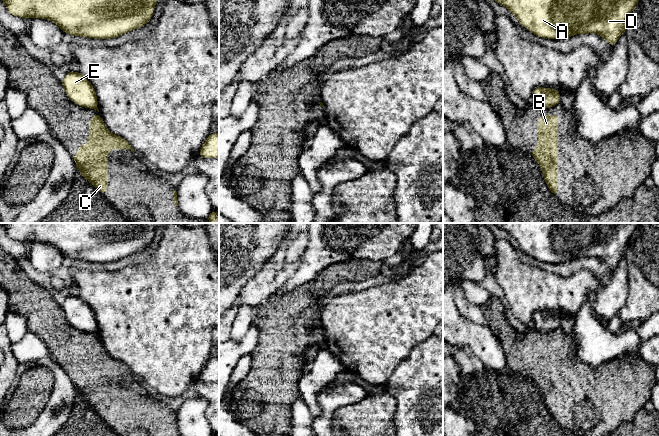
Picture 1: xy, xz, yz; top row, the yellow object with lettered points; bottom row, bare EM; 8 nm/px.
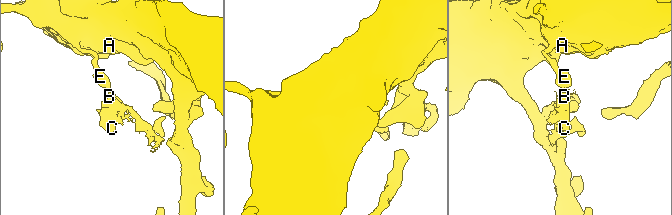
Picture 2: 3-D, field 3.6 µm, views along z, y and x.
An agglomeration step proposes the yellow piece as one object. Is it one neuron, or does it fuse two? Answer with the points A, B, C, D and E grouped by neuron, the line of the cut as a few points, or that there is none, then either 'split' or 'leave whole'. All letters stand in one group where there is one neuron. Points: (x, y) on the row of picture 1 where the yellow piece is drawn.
A D E / B C | xy (96, 106), (93, 108) | split

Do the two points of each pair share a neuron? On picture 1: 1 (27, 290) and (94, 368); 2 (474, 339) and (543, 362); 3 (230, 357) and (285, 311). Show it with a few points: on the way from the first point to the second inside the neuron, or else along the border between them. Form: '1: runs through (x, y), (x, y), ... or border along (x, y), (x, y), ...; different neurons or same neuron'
1: runs through (40, 309), (48, 322), (75, 349); same neuron
2: border along (490, 328), (504, 352), (507, 368); different neurons
3: border along (252, 322), (258, 328), (258, 345), (256, 347); different neurons

